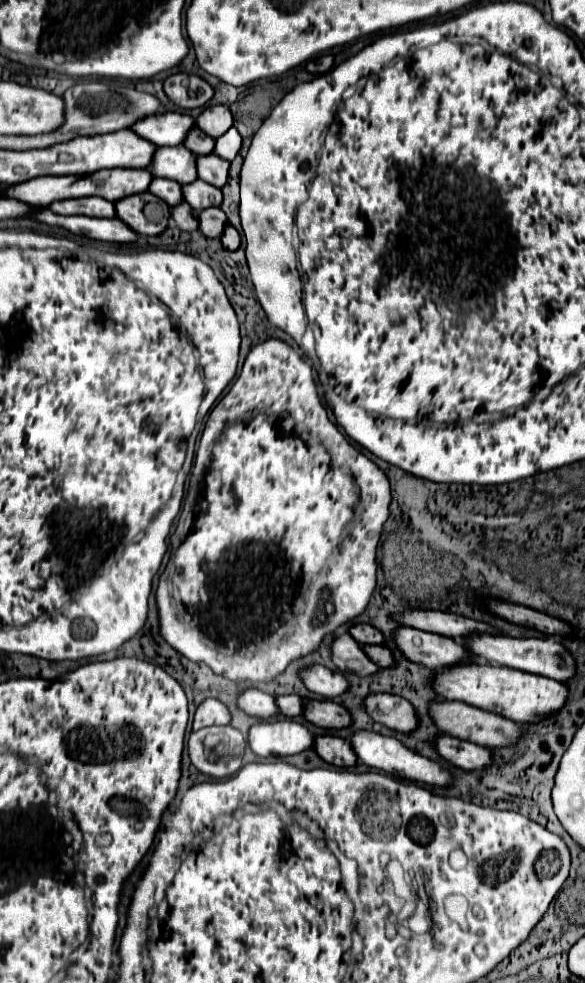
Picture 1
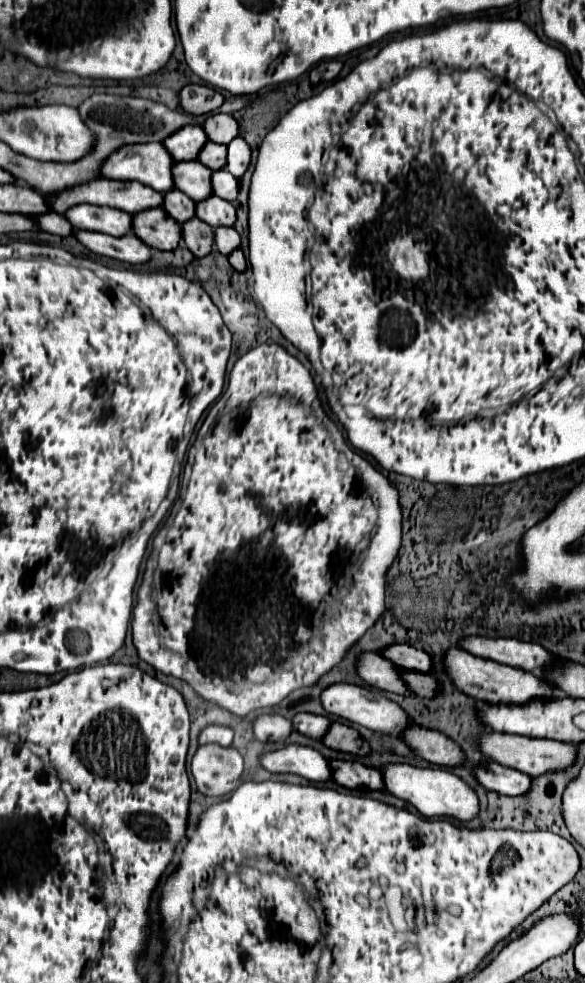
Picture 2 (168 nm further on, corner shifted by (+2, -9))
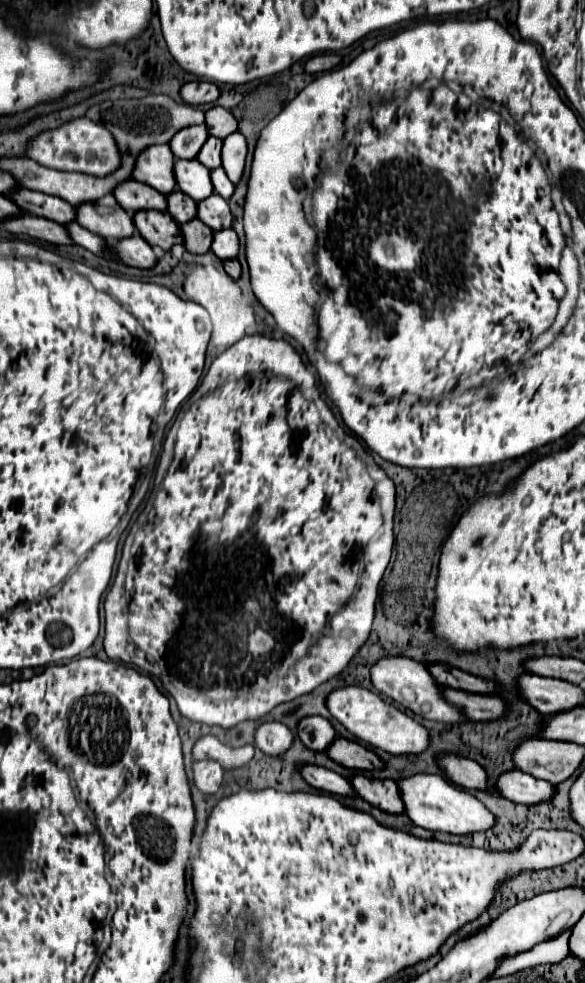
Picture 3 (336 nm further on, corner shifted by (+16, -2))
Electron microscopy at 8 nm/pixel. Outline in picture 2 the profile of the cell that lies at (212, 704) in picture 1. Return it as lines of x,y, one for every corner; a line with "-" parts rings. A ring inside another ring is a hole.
210,725
202,731
200,735
200,745
206,743
216,743
222,747
230,747
232,745
232,729
230,727
222,727
222,725

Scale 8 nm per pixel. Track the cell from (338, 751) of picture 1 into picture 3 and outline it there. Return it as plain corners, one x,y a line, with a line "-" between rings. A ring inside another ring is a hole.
356,774
350,778
350,784
354,792
372,806
392,814
404,812
404,804
394,780
378,780
378,778
368,778
364,774

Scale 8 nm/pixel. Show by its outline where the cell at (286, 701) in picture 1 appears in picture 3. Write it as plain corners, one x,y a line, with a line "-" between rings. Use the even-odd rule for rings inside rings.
306,716
298,722
298,736
306,748
322,752
336,738
336,730
322,716

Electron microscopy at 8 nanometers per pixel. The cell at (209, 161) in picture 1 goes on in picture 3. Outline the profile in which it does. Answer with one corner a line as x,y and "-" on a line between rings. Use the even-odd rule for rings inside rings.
214,168
214,170
210,172
210,176
212,176
214,192
228,200
228,198
232,196
232,192
234,192
234,184
232,184
232,182
228,180
228,176
224,174
224,168

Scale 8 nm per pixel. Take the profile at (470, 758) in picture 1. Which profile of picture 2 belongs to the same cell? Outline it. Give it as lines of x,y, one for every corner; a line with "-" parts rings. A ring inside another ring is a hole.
490,763
490,765
486,765
486,769
476,767
476,777
486,789
502,793
502,795
510,795
510,797
528,793
530,781
532,781
528,775
524,775
516,769
498,765
498,763

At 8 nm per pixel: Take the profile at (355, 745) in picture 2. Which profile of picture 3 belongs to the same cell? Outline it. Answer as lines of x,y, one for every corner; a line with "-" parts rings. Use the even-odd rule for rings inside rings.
336,738
336,740
328,746
326,754
328,754
332,760
336,760
338,764
348,766
348,768
374,770
374,768
380,768
380,766
382,766
380,758
378,758
372,750
364,748
364,746
358,744
358,742
350,742
348,738

